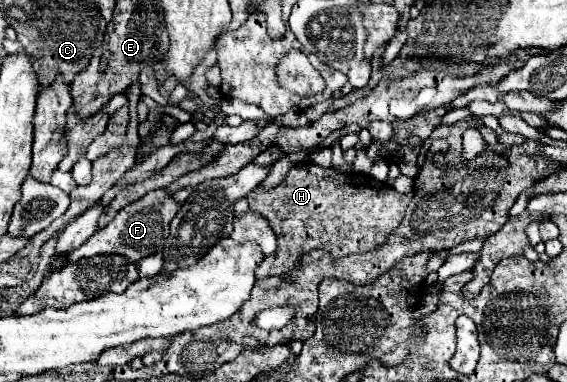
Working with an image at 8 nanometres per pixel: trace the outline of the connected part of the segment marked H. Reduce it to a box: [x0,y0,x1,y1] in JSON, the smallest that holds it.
[246,163,412,279]

